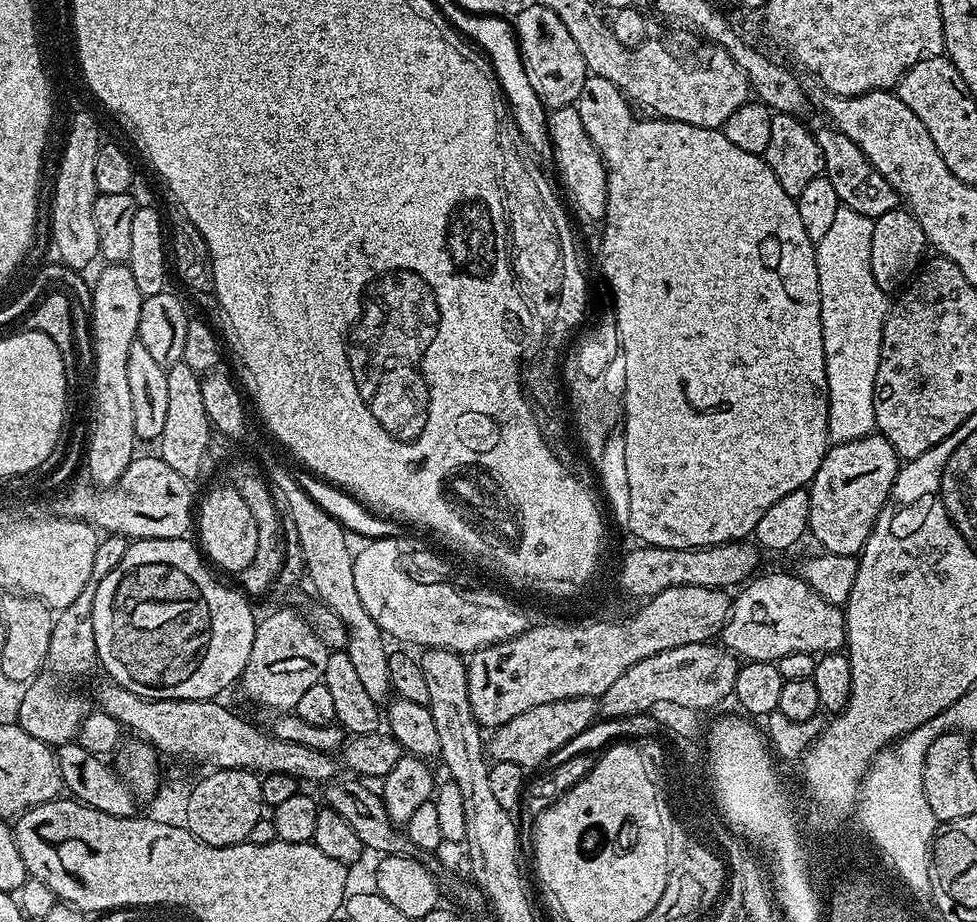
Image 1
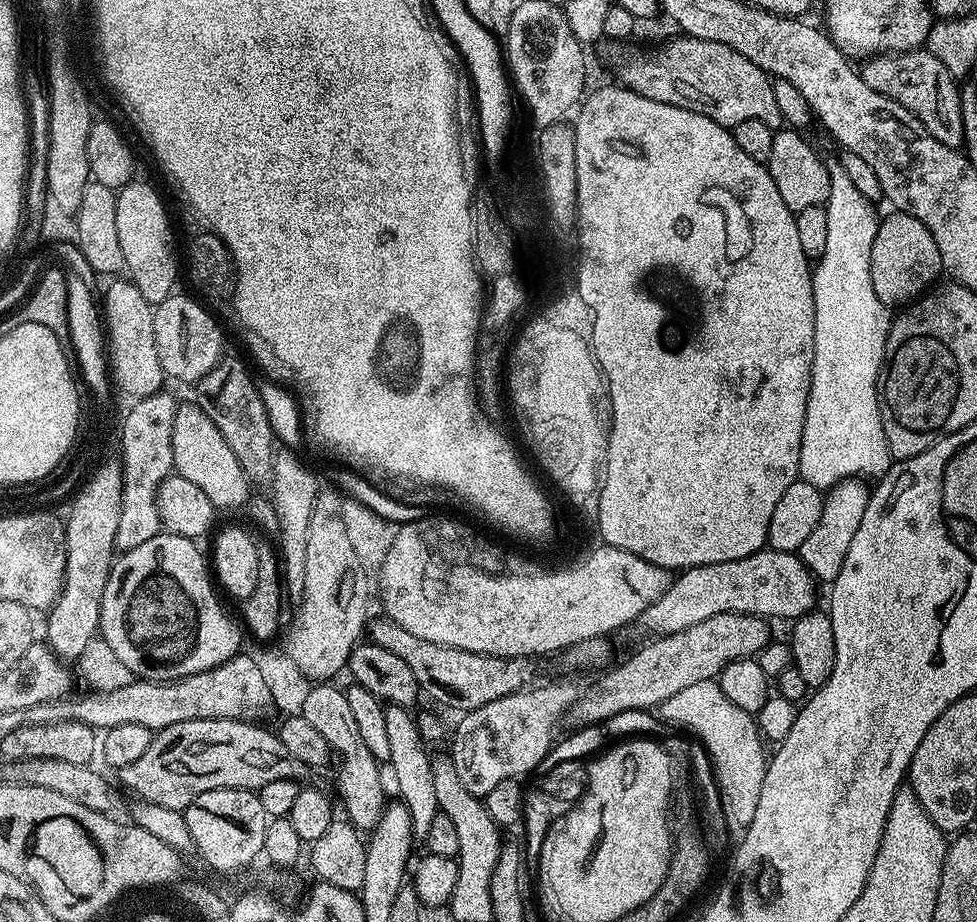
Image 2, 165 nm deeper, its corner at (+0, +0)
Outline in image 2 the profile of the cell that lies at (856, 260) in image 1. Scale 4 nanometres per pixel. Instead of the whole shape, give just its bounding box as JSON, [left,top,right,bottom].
[798,162,894,490]

